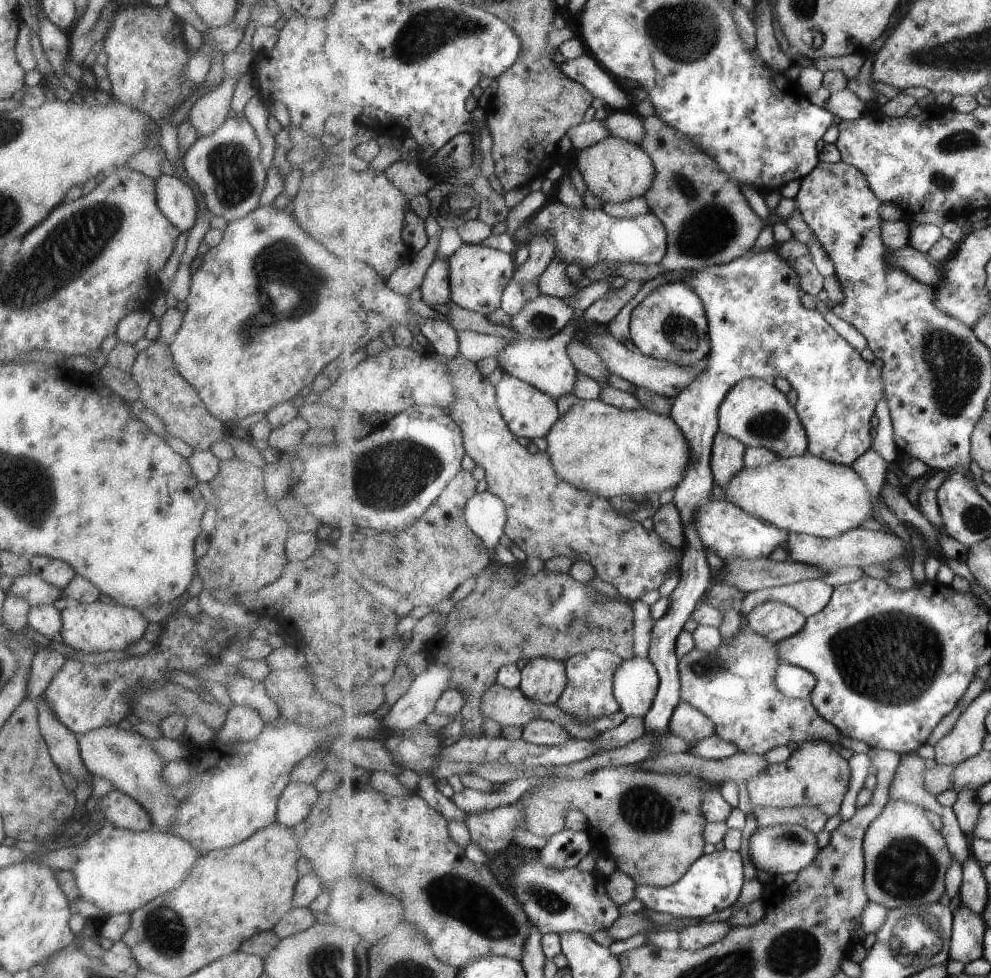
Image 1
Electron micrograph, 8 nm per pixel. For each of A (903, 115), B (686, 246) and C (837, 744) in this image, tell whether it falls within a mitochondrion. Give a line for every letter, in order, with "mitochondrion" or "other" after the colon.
A: other
B: mitochondrion
C: other

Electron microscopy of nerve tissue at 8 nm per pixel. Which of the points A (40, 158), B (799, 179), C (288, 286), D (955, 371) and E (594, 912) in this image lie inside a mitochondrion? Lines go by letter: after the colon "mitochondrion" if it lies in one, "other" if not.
A: other
B: other
C: mitochondrion
D: mitochondrion
E: other

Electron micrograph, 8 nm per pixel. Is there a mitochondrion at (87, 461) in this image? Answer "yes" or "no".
no

